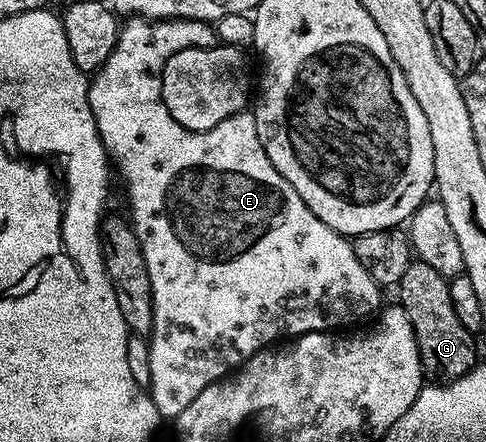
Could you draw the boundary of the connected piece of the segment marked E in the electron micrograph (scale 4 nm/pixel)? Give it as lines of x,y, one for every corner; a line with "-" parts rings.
128,17
120,25
119,39
115,47
109,52
105,64
95,71
87,88
89,108
97,124
99,141
107,149
108,159
113,163
114,169
115,166
119,169
119,174
123,177
124,184
127,185
127,202
131,205
129,221
141,244
141,252
145,256
145,268
149,272
149,288
151,289
151,332
149,335
151,385
149,393
160,419
163,420
173,420
178,414
185,412
185,408
189,408
189,404
193,404
193,400
197,400
197,396
209,384
238,370
258,350
266,350
280,340
294,340
300,334
322,334
335,332
340,328
354,327
351,326
354,322
367,317
370,319
384,305
384,291
375,283
373,276
365,272
365,264
357,260
351,242
333,228
329,228
329,224
321,224
321,220
317,220
317,216
313,216
313,212
305,208
305,200
301,200
301,196
293,192
293,184
289,184
289,180
285,180
285,176
281,176
277,168
273,168
257,136
254,113
234,114
229,116
229,120
221,120
217,128
209,128
205,132
181,128
181,124
177,124
177,120
169,116
169,108
165,108
165,100
161,92
161,72
165,68
165,60
169,60
169,56
173,56
178,50
184,50
190,46
216,45
215,30
216,27
212,23
188,18
152,20

